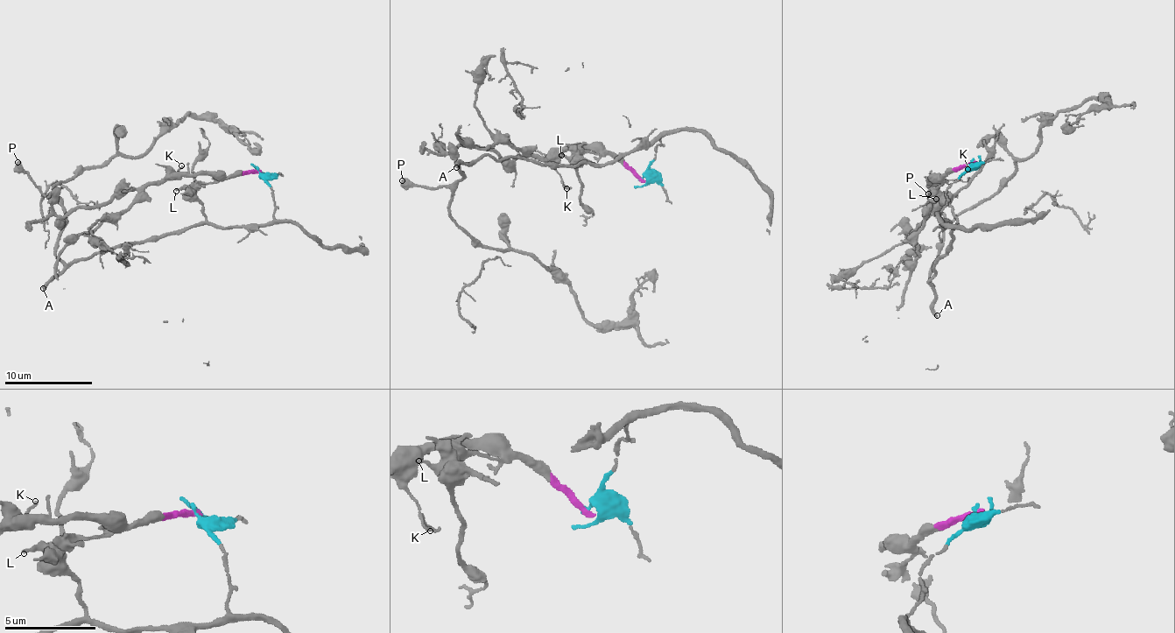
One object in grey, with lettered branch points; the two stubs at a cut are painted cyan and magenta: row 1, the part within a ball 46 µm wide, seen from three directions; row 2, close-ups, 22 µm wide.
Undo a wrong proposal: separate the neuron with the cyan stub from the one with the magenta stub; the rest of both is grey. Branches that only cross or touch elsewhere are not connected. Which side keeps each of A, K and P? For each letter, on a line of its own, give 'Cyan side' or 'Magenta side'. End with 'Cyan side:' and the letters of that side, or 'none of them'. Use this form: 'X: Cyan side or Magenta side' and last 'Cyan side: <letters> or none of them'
A: Cyan side
K: Magenta side
P: Cyan side
Cyan side: A, P

